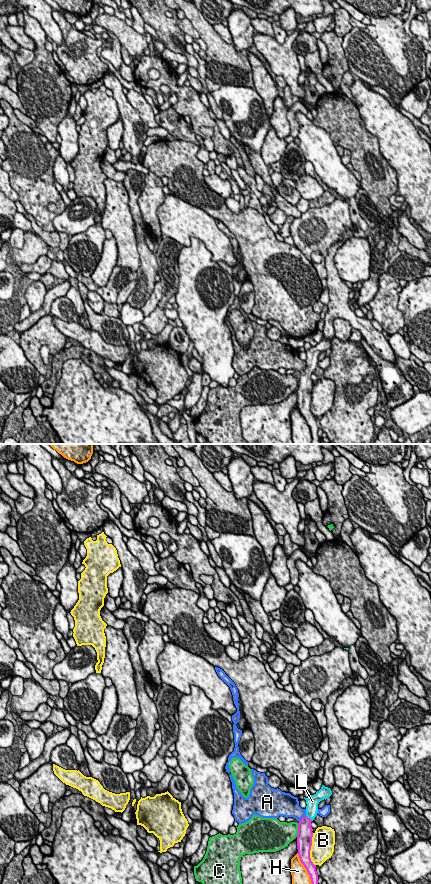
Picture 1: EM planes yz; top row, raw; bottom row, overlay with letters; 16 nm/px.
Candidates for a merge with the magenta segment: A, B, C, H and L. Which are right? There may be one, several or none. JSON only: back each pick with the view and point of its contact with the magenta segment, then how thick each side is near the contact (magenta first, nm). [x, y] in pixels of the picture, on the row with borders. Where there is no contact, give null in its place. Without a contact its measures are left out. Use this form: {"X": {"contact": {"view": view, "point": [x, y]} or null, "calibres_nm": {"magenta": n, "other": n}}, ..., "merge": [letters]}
{"L": {"contact": {"view": "yz", "point": [309, 818]}, "calibres_nm": {"magenta": 240, "other": 190}}, "merge": ["L"]}

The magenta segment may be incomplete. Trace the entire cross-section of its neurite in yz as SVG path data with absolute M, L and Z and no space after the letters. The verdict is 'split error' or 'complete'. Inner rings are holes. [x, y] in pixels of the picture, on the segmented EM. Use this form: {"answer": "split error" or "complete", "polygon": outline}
{"answer": "split error", "polygon": "M322 785L321 789L314 795L310 795L306 800L306 816L303 817L298 823L297 834L297 849L301 863L306 868L310 875L311 883L318 884L318 874L316 871L316 865L313 864L310 858L310 850L312 846L313 829L311 822L314 820L318 813L318 804L322 800L326 800L332 795L330 788Z"}

